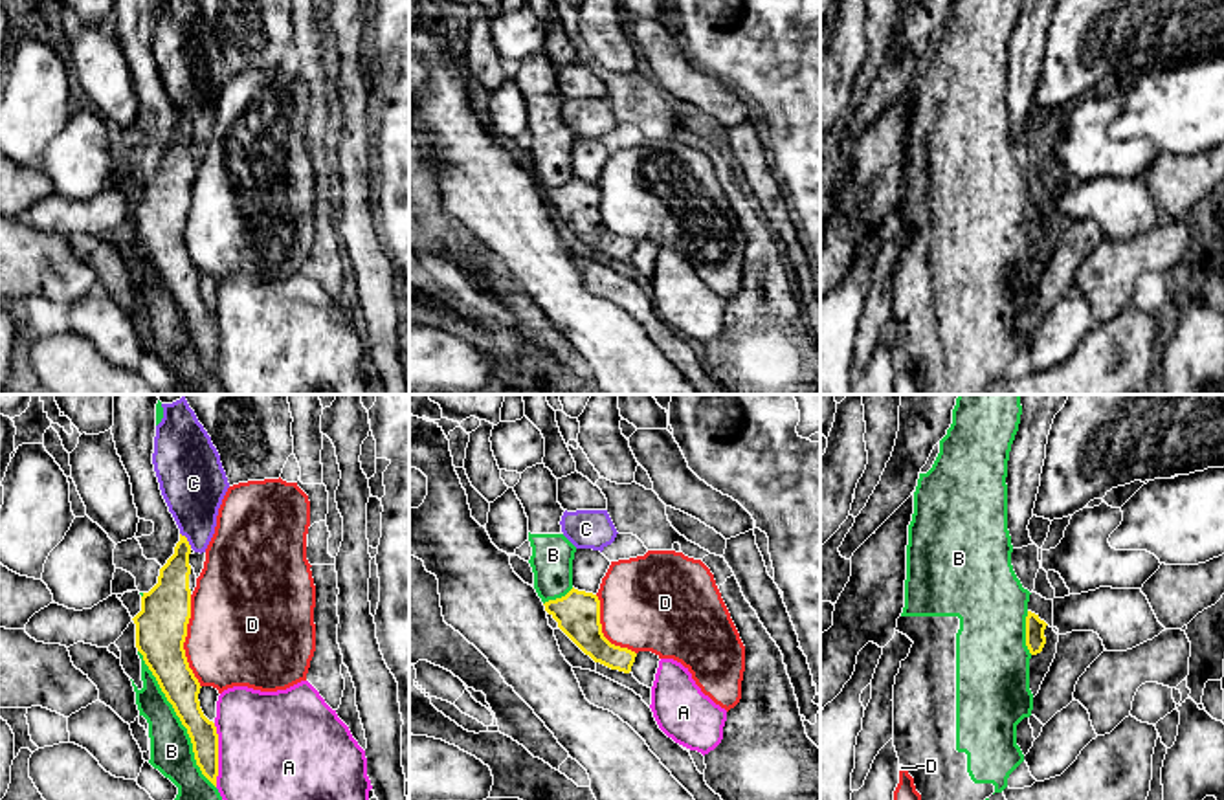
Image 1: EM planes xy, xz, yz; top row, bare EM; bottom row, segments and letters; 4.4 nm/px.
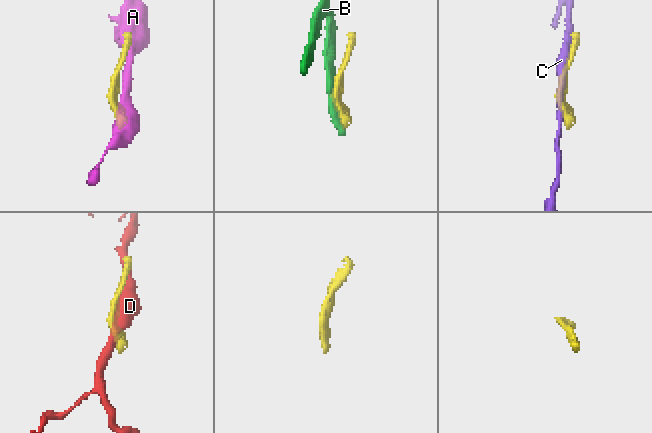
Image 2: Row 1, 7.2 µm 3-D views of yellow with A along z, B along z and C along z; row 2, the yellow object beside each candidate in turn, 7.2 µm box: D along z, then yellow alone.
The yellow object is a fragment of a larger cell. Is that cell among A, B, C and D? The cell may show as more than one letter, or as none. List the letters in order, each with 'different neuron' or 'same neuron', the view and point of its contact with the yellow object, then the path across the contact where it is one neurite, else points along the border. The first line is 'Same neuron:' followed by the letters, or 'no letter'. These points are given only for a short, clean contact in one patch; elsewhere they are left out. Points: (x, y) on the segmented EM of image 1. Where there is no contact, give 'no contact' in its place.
Same neuron: B
A: different neuron; meets yellow in xy at (217, 755)
B: same neuron; meets yellow in xy at (180, 720)
C: different neuron; meets yellow in xy at (186, 540)
D: different neuron; meets yellow in xy at (184, 641)

